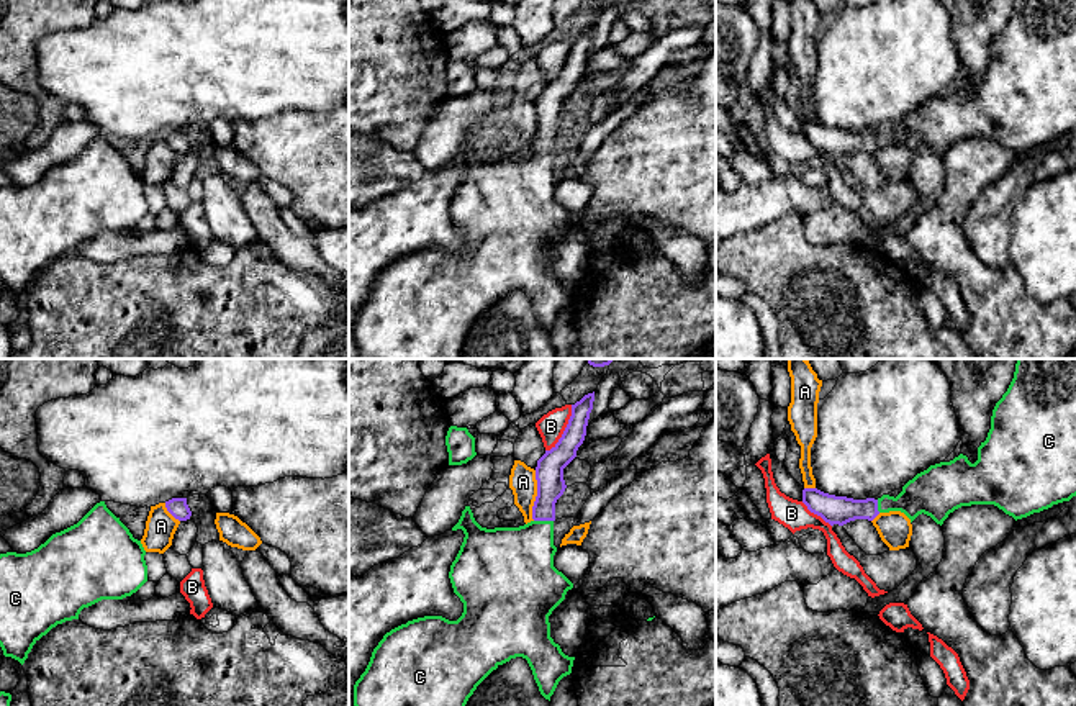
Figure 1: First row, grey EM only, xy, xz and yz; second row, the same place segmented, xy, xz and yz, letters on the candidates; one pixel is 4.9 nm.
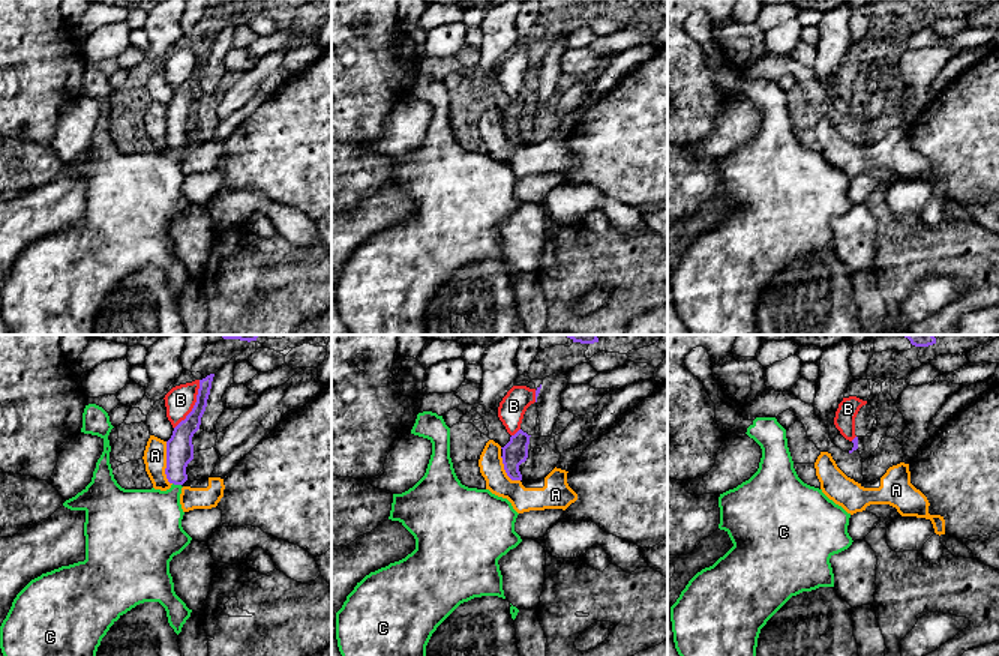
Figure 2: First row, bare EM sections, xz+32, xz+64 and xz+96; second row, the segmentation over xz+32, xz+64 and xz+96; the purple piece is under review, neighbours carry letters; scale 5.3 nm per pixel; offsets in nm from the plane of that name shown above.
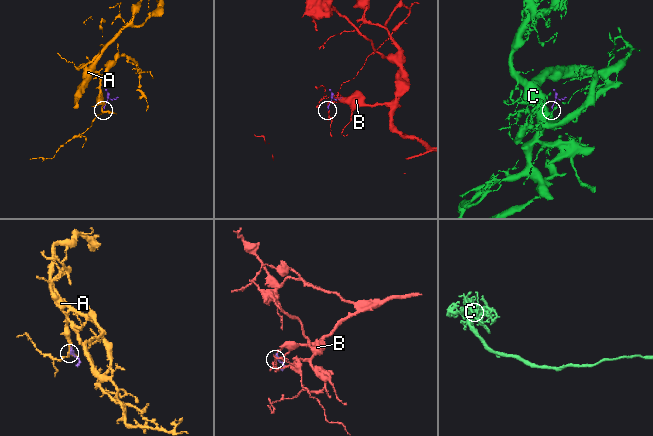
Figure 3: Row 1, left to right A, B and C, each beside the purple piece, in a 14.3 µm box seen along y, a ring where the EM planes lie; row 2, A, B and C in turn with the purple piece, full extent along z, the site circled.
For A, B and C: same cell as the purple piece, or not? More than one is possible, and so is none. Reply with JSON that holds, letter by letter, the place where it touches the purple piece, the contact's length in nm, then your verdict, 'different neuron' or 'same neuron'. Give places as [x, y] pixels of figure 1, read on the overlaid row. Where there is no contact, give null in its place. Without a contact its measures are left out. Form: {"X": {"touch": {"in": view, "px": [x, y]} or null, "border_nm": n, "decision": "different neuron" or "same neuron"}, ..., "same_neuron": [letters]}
{"A": {"touch": {"in": "xz", "px": [538, 495]}, "border_nm": 240, "decision": "different neuron"}, "B": {"touch": {"in": "xz", "px": [565, 429]}, "border_nm": 260, "decision": "different neuron"}, "C": {"touch": {"in": "xz", "px": [544, 520]}, "border_nm": 100, "decision": "same neuron"}, "same_neuron": ["C"]}

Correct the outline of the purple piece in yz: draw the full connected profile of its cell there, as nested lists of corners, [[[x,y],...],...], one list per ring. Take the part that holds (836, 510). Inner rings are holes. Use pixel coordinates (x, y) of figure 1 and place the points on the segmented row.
[[[1017,359],[1014,378],[996,403],[988,437],[971,464],[960,454],[930,465],[909,480],[894,498],[853,500],[817,488],[802,490],[802,503],[830,526],[855,519],[873,521],[879,513],[901,511],[911,523],[919,514],[943,524],[961,506],[994,505],[1015,521],[1076,496],[1076,359]]]

